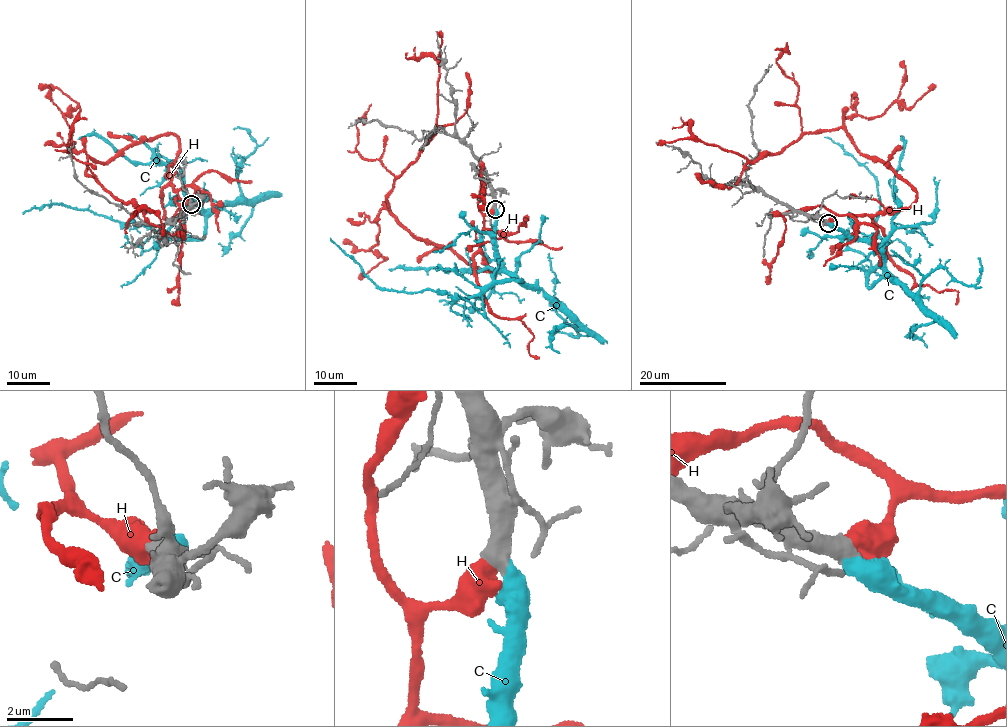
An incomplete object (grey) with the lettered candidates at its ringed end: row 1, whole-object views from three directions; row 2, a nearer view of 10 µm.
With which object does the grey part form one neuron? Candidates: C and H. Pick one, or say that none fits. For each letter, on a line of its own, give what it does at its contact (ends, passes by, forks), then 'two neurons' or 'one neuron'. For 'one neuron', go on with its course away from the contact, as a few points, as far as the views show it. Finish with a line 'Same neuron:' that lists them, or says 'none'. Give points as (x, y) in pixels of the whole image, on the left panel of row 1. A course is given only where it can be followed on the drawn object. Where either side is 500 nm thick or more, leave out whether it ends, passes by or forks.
C: one neuron | via (191, 203), (186, 207), (186, 200), (193, 202), (204, 216), (201, 239), (172, 239), (63, 205), (23, 214)
H: two neurons
Same neuron: C

